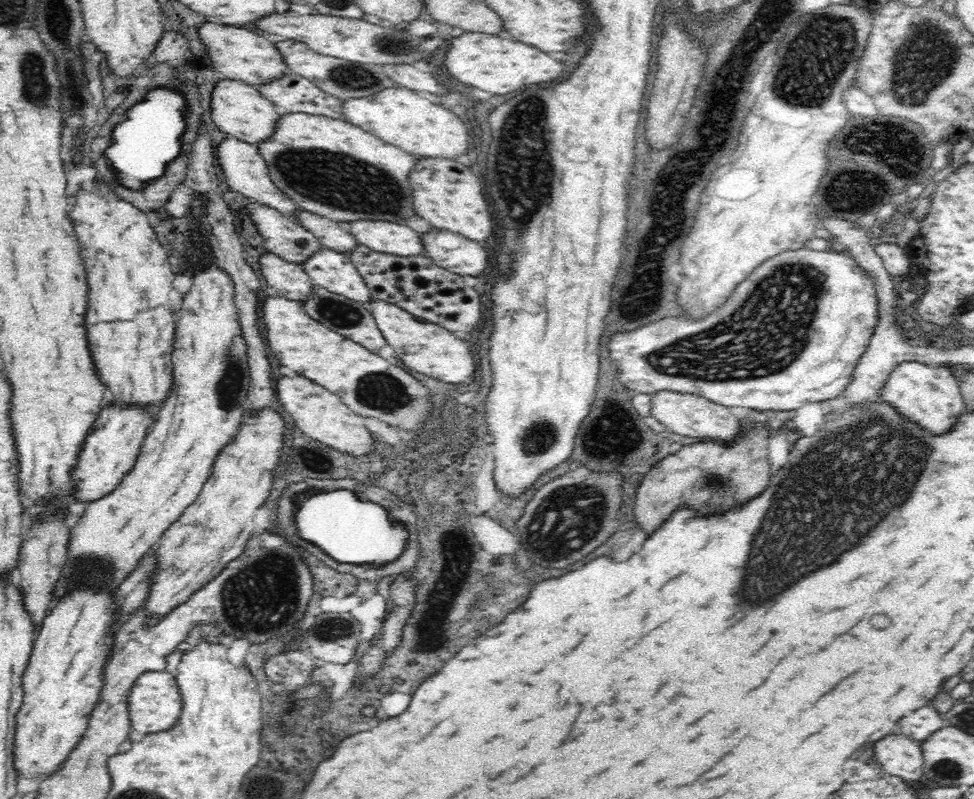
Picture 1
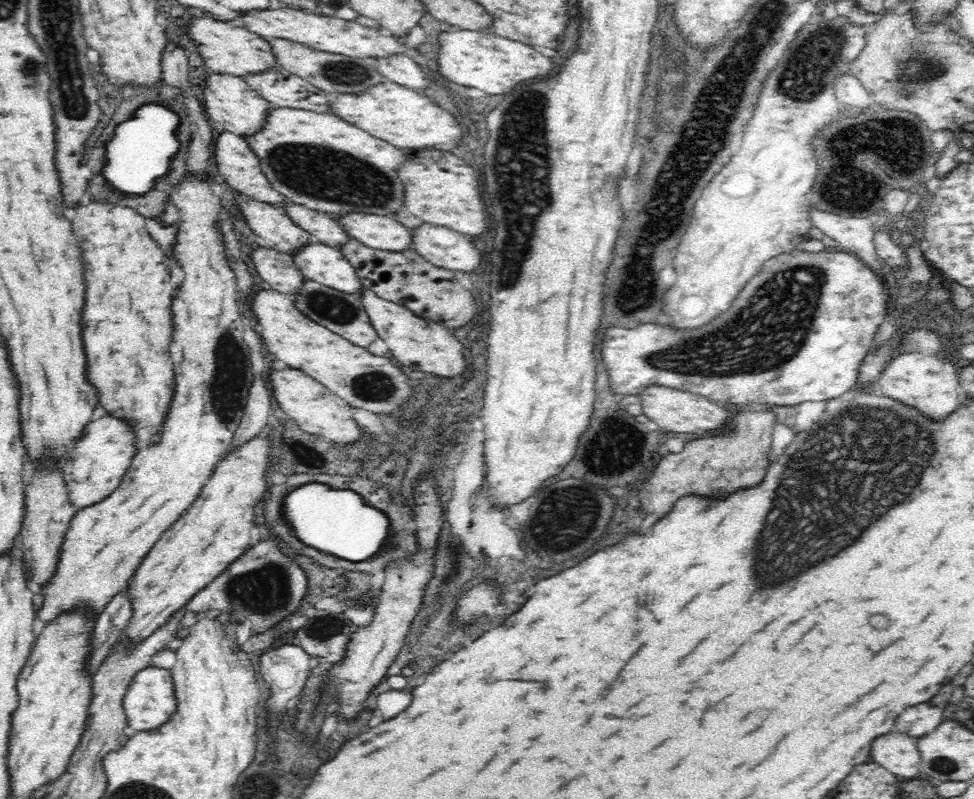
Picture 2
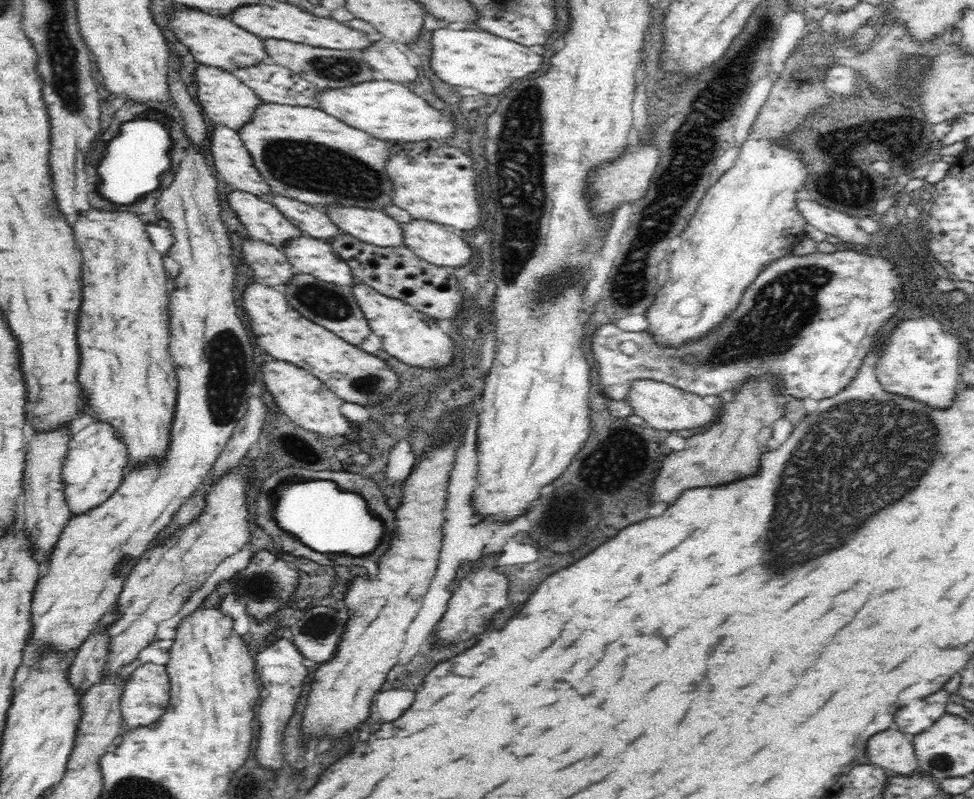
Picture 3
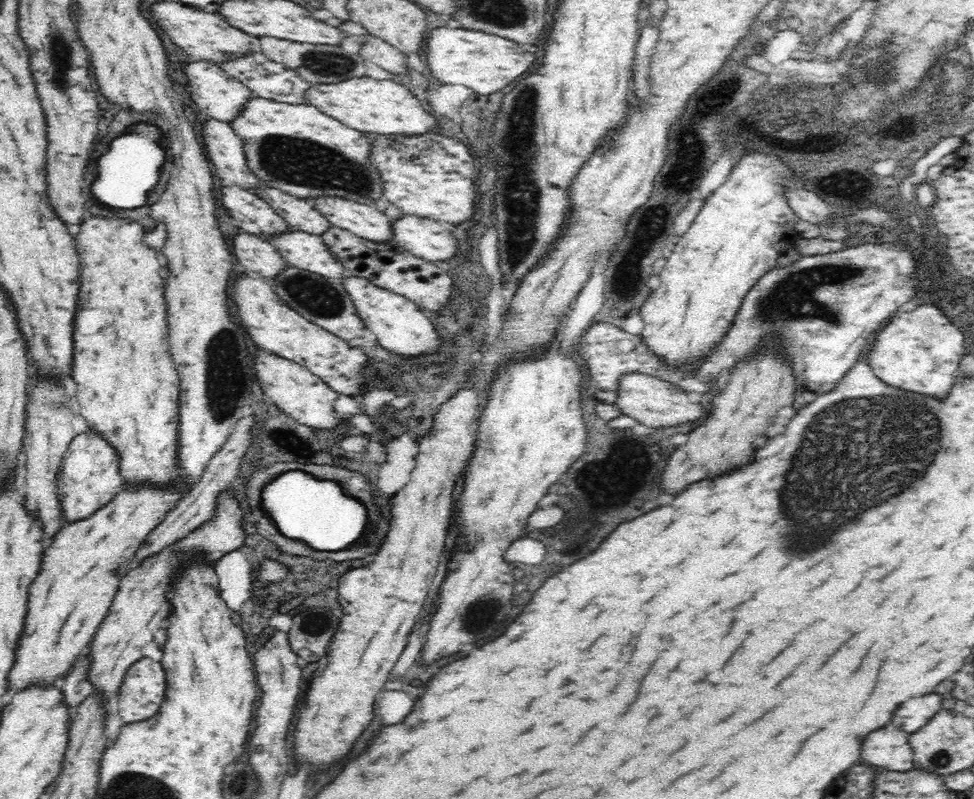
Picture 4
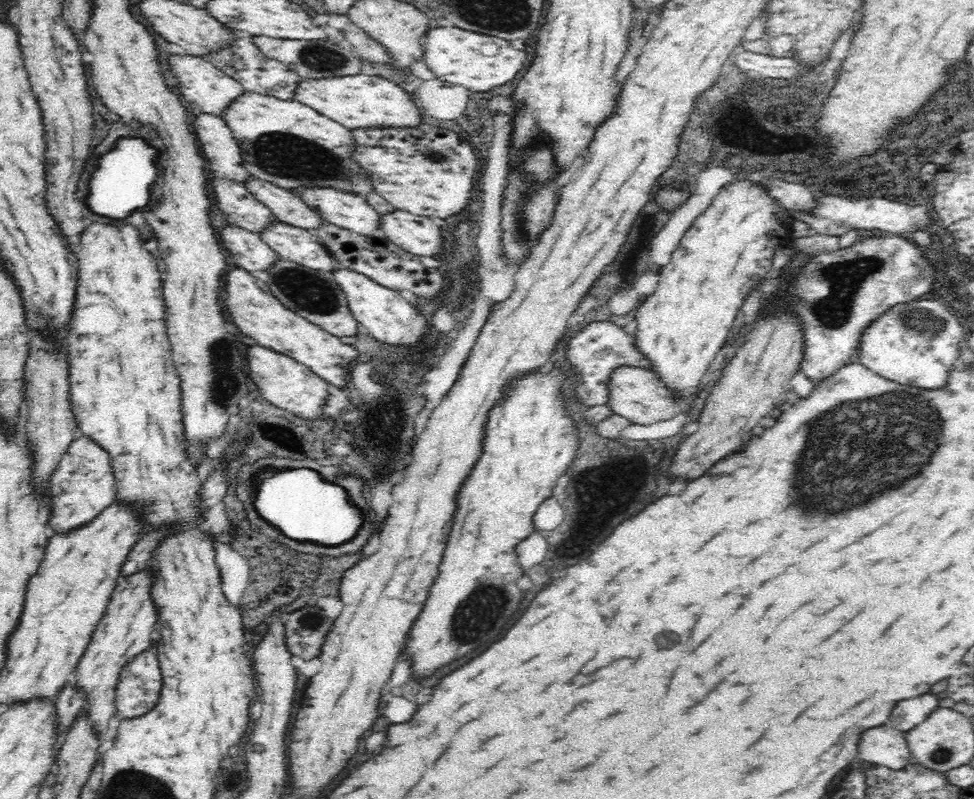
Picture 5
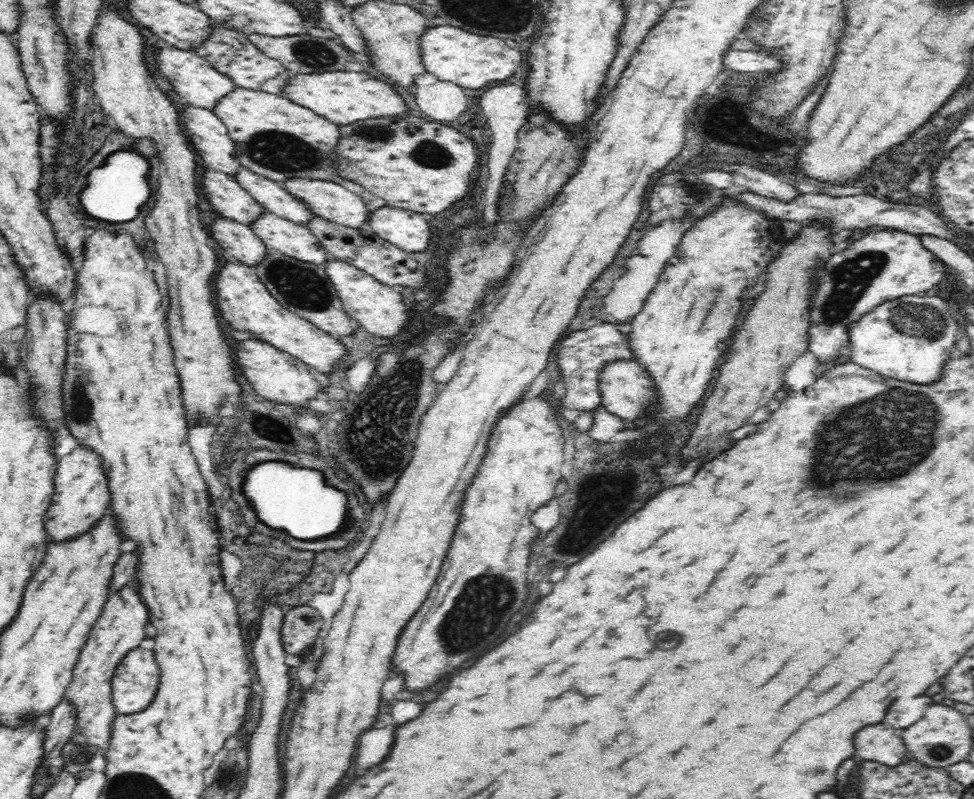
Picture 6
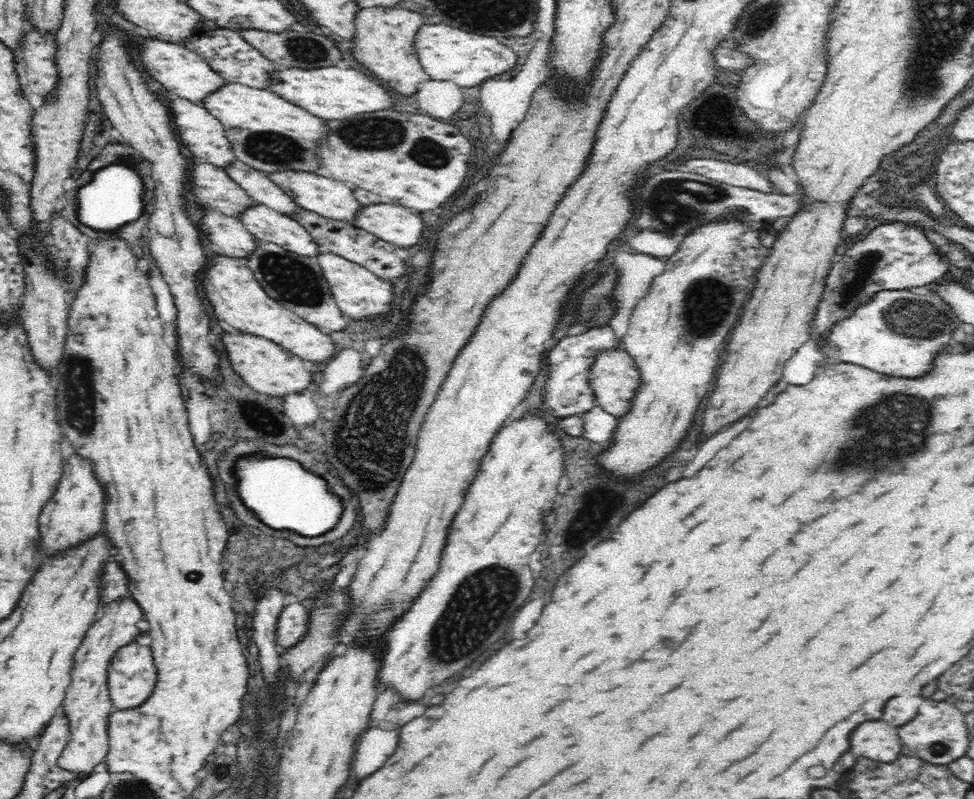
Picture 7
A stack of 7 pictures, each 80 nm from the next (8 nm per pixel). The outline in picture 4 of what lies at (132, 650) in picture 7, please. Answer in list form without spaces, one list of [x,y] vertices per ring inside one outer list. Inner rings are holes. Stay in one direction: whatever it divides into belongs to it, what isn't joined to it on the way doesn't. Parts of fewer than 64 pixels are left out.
[[[143,657],[127,670],[118,690],[118,714],[124,724],[156,716],[164,702],[166,671],[161,661]]]

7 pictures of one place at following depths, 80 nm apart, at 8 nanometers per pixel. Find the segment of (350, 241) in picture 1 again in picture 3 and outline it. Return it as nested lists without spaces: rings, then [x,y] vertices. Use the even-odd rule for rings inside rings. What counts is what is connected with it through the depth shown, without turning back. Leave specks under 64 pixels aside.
[[[273,193],[267,201],[275,205],[288,220],[305,234],[322,242],[332,243],[342,233],[338,225],[330,219],[324,209],[308,206],[292,198]]]

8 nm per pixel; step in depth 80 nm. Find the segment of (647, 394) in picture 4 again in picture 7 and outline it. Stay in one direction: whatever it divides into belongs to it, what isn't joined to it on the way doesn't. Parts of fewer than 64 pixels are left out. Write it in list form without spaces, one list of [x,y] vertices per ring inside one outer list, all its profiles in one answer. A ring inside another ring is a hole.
[[[624,350],[606,351],[596,356],[591,383],[596,405],[618,418],[632,412],[632,404],[643,386],[636,361]]]

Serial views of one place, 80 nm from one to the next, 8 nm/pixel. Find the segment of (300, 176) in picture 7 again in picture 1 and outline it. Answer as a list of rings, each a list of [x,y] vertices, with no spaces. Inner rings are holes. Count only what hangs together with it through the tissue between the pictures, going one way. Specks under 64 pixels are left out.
[[[360,220],[347,225],[360,245],[404,259],[427,257],[423,236],[406,224]]]

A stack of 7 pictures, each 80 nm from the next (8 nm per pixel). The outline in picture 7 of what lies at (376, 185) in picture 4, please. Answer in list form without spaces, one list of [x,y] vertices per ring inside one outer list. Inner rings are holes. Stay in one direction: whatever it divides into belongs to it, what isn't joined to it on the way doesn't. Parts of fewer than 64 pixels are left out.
[[[227,83],[203,105],[223,124],[237,160],[265,175],[274,172],[307,172],[318,174],[320,147],[331,136],[332,129],[324,119],[314,116],[300,105],[292,104],[268,89]]]

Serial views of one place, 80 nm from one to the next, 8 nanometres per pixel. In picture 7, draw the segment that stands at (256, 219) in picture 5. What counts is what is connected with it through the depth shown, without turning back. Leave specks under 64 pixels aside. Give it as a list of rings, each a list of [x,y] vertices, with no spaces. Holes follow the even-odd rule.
[[[199,161],[192,164],[192,188],[189,190],[205,207],[232,218],[239,219],[255,205],[252,197],[228,176],[225,169]]]

